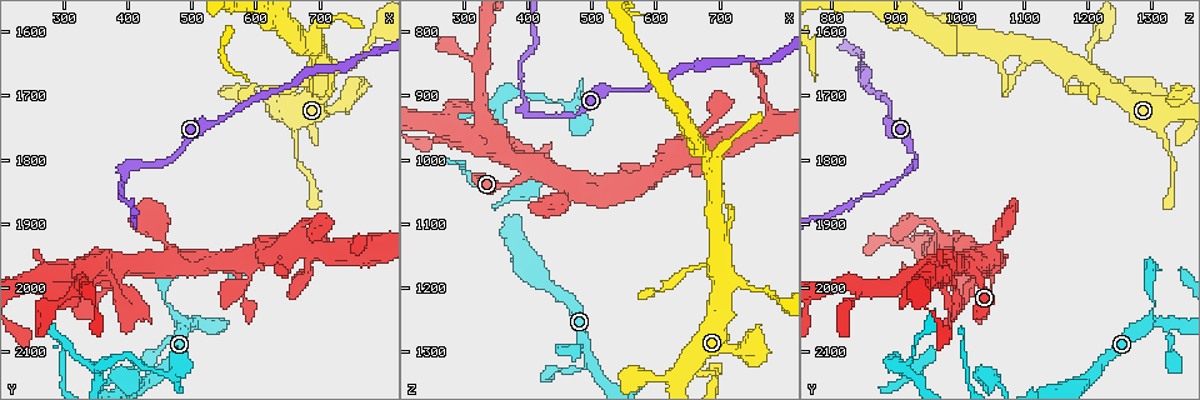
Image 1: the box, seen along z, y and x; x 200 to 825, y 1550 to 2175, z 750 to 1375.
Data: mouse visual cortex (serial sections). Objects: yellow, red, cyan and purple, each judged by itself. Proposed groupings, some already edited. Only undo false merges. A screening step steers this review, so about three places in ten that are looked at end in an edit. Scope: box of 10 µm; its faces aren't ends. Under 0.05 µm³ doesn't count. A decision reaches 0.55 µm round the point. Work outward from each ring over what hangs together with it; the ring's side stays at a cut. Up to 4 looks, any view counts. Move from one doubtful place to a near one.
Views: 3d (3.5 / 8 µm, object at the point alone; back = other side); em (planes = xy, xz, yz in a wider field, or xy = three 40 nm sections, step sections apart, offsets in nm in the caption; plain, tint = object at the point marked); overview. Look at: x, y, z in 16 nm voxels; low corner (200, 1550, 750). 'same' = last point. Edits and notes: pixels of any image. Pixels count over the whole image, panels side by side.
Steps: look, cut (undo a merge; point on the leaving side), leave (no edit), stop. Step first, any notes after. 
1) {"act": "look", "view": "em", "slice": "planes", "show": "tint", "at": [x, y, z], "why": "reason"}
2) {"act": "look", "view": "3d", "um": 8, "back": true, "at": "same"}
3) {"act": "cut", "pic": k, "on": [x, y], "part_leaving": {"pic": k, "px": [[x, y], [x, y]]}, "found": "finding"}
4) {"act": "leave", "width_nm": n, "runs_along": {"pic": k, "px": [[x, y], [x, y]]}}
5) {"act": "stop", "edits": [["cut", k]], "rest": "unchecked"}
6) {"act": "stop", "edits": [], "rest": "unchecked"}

{"act": "look", "view": "3d", "um": 3.5, "at": [500, 2060, 1325], "why": "abrupt turn"}

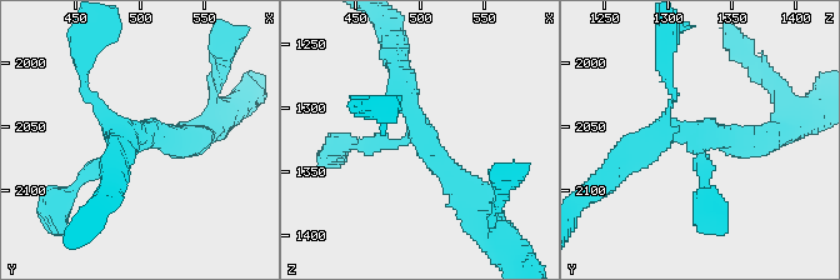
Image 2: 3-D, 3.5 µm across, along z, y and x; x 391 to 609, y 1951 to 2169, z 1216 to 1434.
{"act": "look", "view": "em", "slice": "xy", "step": 3, "show": "tint", "at": [498, 2060, 1322], "arms": 4, "arm_widths_nm": [200, 200, 300, 350]}

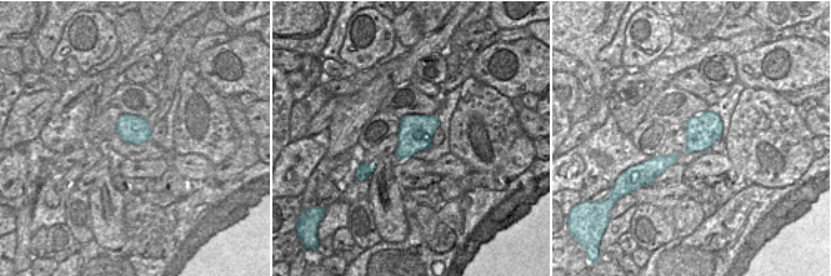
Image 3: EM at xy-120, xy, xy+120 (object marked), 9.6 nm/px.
{"act": "leave", "runs_along": {"pic": 2, "px": [[399, 68], [418, 135], [353, 144]]}, "found": "continuous, no second cell"}

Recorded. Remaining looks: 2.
{"act": "look", "view": "3d", "um": 3.5, "at": [355, 1955, 985], "why": "three-way junction"}

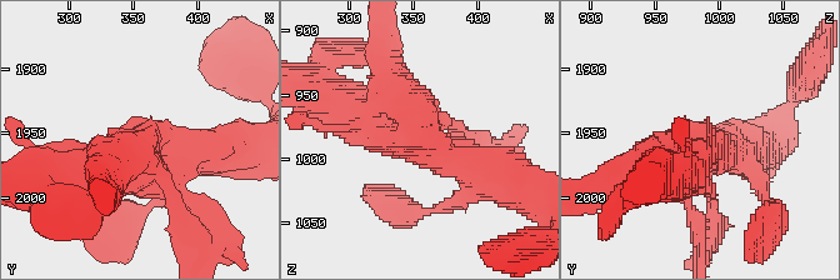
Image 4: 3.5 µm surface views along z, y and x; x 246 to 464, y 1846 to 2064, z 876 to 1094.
{"act": "look", "view": "em", "slice": "xy", "step": 1, "show": "tint", "at": [356, 1962, 986], "why": "need the tissue"}

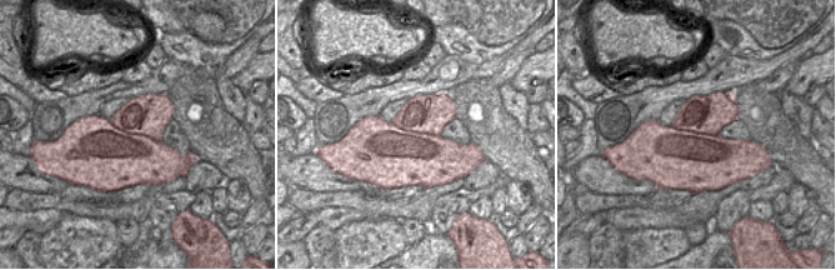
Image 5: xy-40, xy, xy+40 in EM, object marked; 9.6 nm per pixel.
{"act": "cut", "pic": 4, "on": [680, 136], "found": "two cells meet here"}

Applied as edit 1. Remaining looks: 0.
{"act": "stop", "edits": [["cut", 4]], "rest": "unchecked"}

